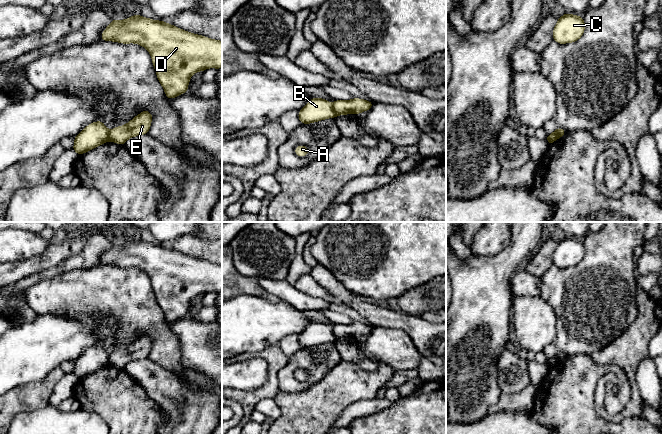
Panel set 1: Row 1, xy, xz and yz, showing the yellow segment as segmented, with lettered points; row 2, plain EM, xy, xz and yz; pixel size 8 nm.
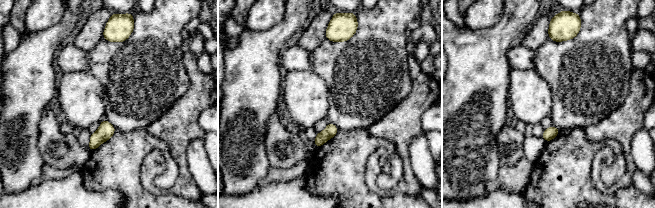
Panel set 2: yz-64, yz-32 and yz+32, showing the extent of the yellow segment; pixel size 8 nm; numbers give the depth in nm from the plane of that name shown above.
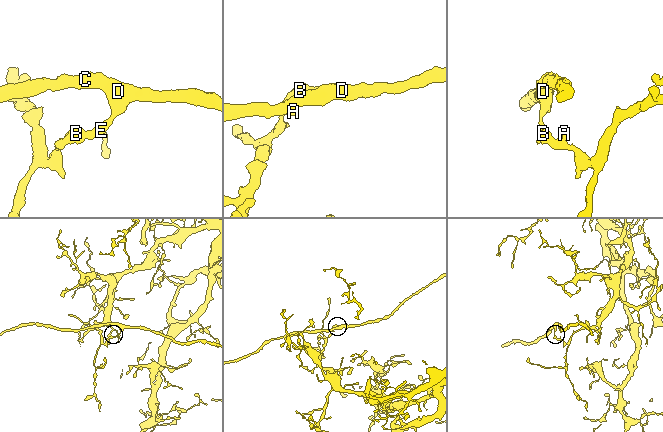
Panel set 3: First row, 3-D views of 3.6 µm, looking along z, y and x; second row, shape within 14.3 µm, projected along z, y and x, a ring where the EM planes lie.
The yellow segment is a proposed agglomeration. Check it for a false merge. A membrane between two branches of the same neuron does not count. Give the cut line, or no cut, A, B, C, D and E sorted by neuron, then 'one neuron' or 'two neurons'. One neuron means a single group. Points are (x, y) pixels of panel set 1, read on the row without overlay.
xz (331, 329), (337, 338) | A B / C D E | two neurons

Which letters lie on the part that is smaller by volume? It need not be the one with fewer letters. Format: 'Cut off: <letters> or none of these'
Cut off: C, D, E

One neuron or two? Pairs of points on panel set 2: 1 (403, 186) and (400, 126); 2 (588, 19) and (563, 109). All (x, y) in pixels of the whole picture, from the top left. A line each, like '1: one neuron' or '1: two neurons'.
1: one neuron
2: one neuron

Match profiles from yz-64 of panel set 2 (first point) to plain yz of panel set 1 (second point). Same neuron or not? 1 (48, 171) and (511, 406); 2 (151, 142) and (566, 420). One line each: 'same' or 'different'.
1: same
2: same

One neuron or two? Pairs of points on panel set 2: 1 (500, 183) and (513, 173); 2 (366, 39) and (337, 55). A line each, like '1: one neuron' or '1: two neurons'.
1: one neuron
2: one neuron

